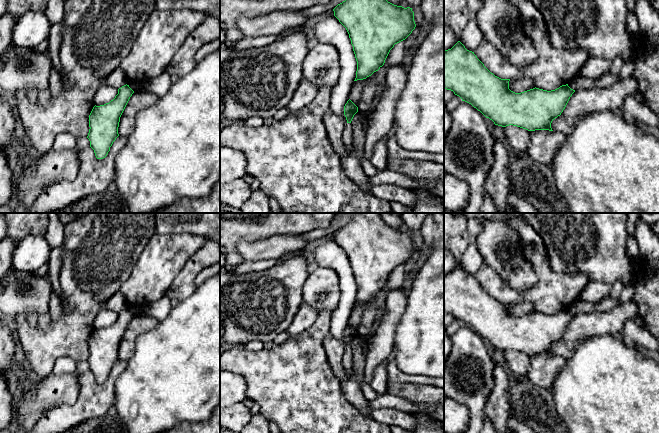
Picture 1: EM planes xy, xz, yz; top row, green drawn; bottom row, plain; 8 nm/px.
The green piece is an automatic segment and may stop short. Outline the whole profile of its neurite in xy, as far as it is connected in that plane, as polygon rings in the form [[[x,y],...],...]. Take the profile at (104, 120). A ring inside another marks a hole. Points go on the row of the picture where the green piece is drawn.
[[[126,84],[118,89],[118,94],[109,103],[93,107],[89,115],[90,129],[87,138],[97,159],[107,156],[110,147],[119,136],[120,117],[133,93]]]

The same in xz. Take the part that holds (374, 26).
[[[345,0],[333,11],[346,28],[353,46],[357,61],[354,81],[366,79],[378,71],[394,45],[405,40],[416,27],[412,8],[397,6],[387,0]]]

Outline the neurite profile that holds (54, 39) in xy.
[[[62,19],[60,22],[52,26],[48,39],[49,40],[48,52],[54,64],[54,67],[58,71],[60,76],[64,75],[64,71],[59,59],[59,47],[61,43],[61,32],[63,27],[64,20]]]

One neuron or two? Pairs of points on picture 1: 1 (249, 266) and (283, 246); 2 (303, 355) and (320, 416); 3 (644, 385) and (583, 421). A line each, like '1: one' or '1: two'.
1: two
2: one
3: one

